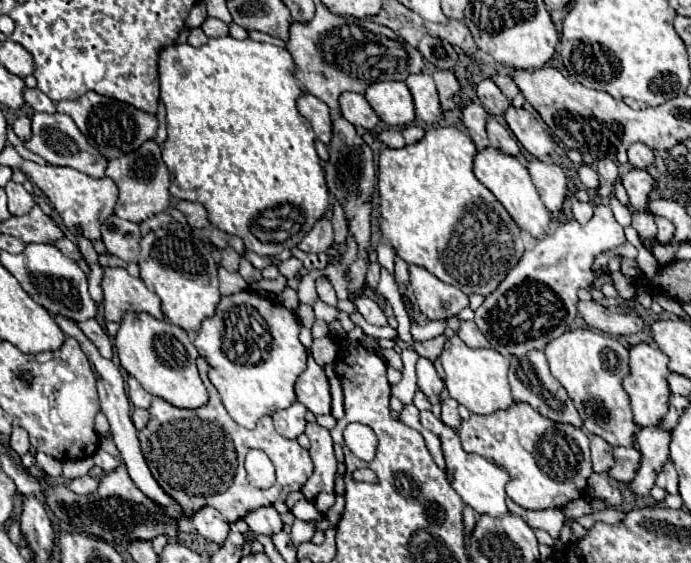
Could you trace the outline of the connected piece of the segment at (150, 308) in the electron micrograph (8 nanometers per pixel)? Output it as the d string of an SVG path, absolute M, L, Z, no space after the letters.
M106 268L100 286L104 292L106 320L120 322L122 314L128 310L148 312L152 316L164 318L160 310L160 298L150 292L140 278L130 276L124 268Z

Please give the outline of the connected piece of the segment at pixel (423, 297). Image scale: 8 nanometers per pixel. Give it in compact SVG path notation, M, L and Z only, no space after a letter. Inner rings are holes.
M410 266L410 284L416 304L430 320L446 320L468 306L468 296L454 286L440 282L424 268Z

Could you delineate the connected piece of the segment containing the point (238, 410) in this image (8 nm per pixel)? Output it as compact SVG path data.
M242 290L238 294L224 296L216 308L214 318L202 322L194 346L198 354L208 362L208 378L216 386L224 408L236 424L244 428L254 428L258 418L274 414L276 410L288 408L292 402L296 402L294 382L298 374L306 370L306 350L298 340L298 332L298 318L290 310L286 310L280 302L270 300L252 290Z

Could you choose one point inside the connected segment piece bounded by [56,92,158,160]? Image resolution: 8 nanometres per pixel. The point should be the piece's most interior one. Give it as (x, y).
(114, 128)

